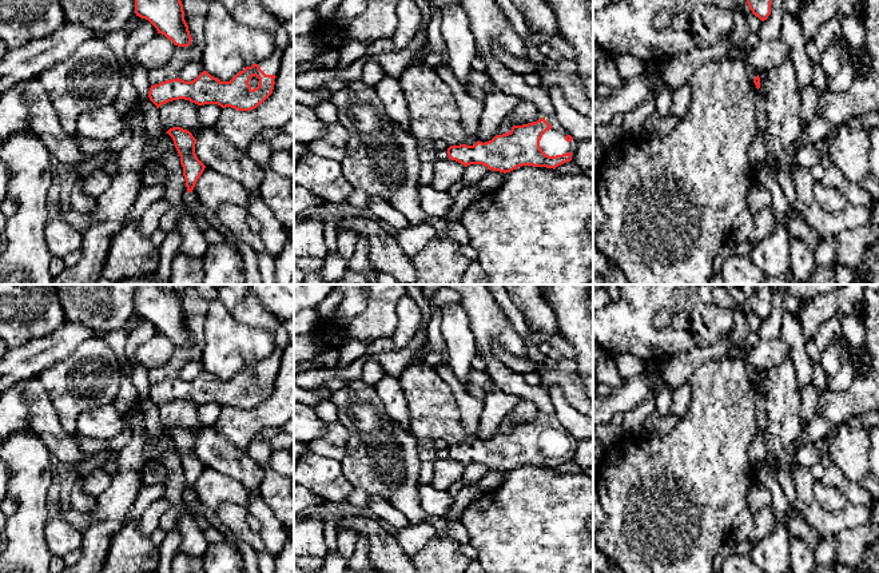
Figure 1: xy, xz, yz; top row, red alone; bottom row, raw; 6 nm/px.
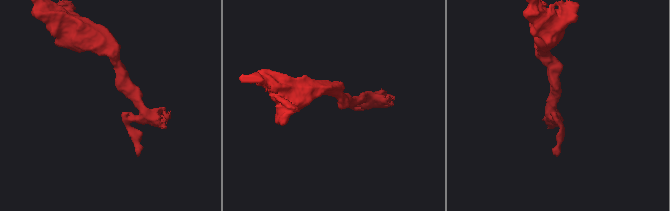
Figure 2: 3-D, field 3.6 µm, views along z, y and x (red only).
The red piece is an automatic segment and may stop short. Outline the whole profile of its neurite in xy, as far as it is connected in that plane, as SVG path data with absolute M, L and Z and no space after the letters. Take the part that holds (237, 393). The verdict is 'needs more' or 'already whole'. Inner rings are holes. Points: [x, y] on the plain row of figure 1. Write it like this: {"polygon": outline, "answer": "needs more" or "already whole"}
{"polygon": "M275 346L265 359L246 366L230 381L220 381L203 370L192 381L179 377L151 385L148 397L159 407L172 399L190 399L198 405L218 403L238 410L251 410L262 403L274 389L281 367L283 347Z", "answer": "needs more"}

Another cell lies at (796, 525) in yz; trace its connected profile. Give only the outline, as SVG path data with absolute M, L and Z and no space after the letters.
M796 509L789 514L787 529L792 537L806 540L814 548L816 548L820 541L820 536L804 521Z

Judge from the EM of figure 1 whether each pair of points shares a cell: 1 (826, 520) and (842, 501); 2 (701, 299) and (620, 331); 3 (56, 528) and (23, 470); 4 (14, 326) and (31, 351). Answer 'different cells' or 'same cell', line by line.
1: different cells
2: same cell
3: different cells
4: different cells

